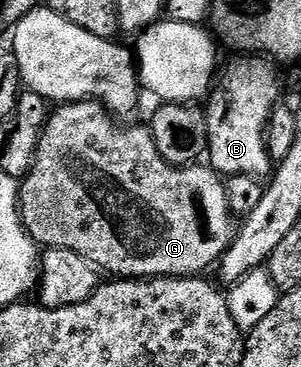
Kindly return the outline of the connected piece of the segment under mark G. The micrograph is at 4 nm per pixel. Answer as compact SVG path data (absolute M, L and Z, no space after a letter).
M85 101L83 103L70 103L59 108L60 111L51 116L48 119L46 124L46 130L43 132L42 138L39 142L39 147L36 151L36 159L35 159L35 166L32 170L28 173L27 178L23 180L19 184L20 188L20 213L24 220L24 228L27 229L28 234L32 236L33 239L36 240L37 244L43 245L45 248L49 247L65 247L66 249L70 249L74 253L78 253L82 257L86 257L86 261L90 261L92 266L99 269L101 272L107 273L109 271L109 276L112 277L119 277L121 279L170 279L173 277L196 277L199 276L201 273L204 273L204 270L207 269L208 266L219 264L220 259L224 255L225 251L227 251L228 246L232 244L232 240L234 238L234 226L232 227L232 218L234 218L233 209L228 202L228 188L222 182L221 176L217 174L215 170L211 166L205 165L205 167L200 167L201 165L189 165L189 166L176 166L174 164L170 164L166 162L159 155L158 146L155 145L155 137L152 136L151 130L147 126L144 127L123 127L120 122L117 121L113 116L110 114L107 107L104 106L103 103L98 103L95 101Z

